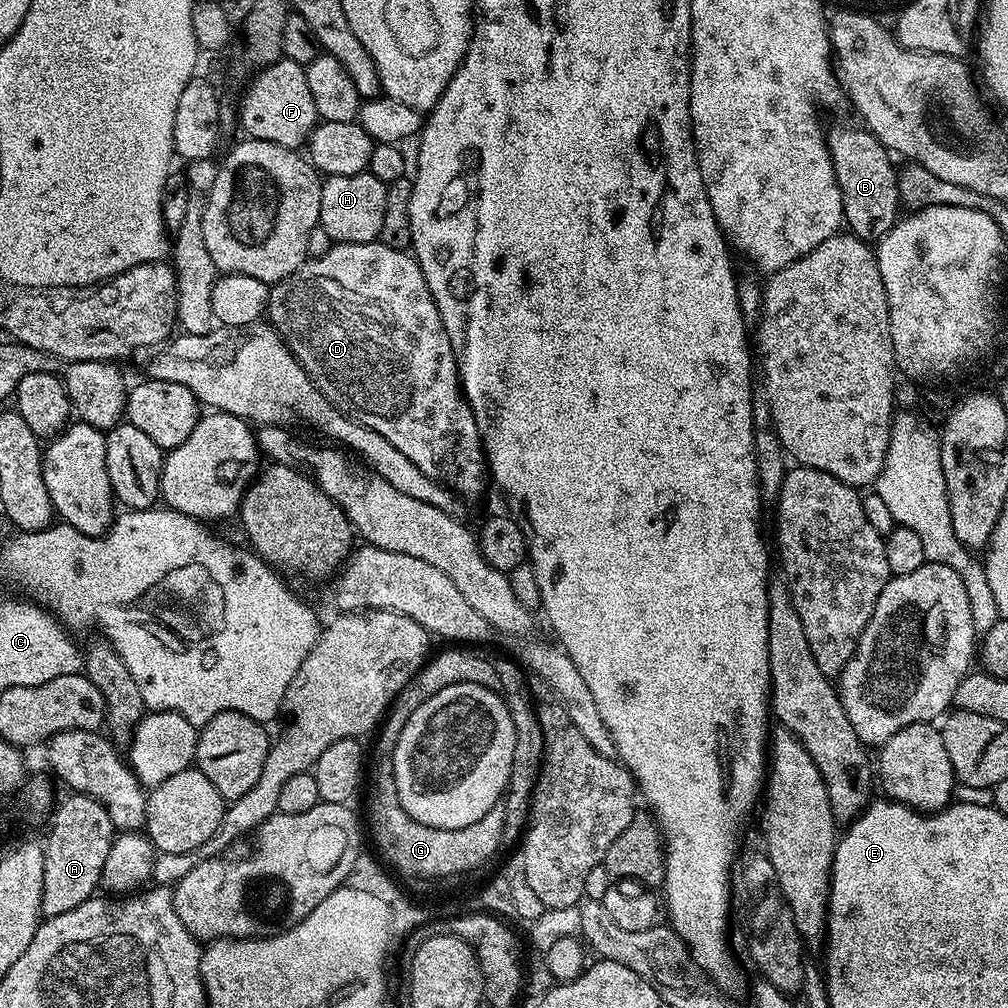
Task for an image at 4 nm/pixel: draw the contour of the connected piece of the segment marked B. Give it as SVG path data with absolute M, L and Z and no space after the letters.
M838 124L826 134L828 153L835 170L842 204L845 225L859 240L878 242L890 229L894 228L899 217L898 206L902 201L898 190L898 170L894 168L888 150L878 142L875 135L857 125Z

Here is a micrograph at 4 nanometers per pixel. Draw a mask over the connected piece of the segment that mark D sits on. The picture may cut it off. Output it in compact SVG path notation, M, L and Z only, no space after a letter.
M373 242L370 244L337 244L333 243L330 251L321 256L314 256L305 260L304 265L298 270L294 270L294 274L290 274L285 280L279 280L278 283L271 285L268 293L268 311L266 313L266 320L271 327L275 328L277 334L286 342L286 346L291 350L298 358L298 362L306 370L306 374L313 382L316 383L316 388L327 398L328 401L335 406L337 410L342 413L343 416L349 416L354 422L366 426L370 430L378 430L378 434L382 434L382 438L386 438L386 442L390 442L390 446L394 446L394 450L402 450L402 454L406 454L406 458L410 458L410 462L414 462L414 466L418 466L418 470L422 470L422 474L426 474L430 478L437 481L437 483L444 485L446 488L452 489L457 496L461 498L467 498L467 496L476 496L483 490L487 484L490 484L490 473L488 471L488 462L484 455L484 447L480 441L480 435L478 434L478 422L474 418L474 414L470 410L468 405L468 399L464 397L464 390L460 387L460 372L456 369L456 355L454 350L450 346L450 338L446 334L446 326L442 326L442 318L438 314L438 306L434 302L434 298L430 294L428 289L428 283L426 278L422 274L420 264L416 260L415 255L409 254L407 251L399 252L394 250L390 246L381 244L379 242Z

